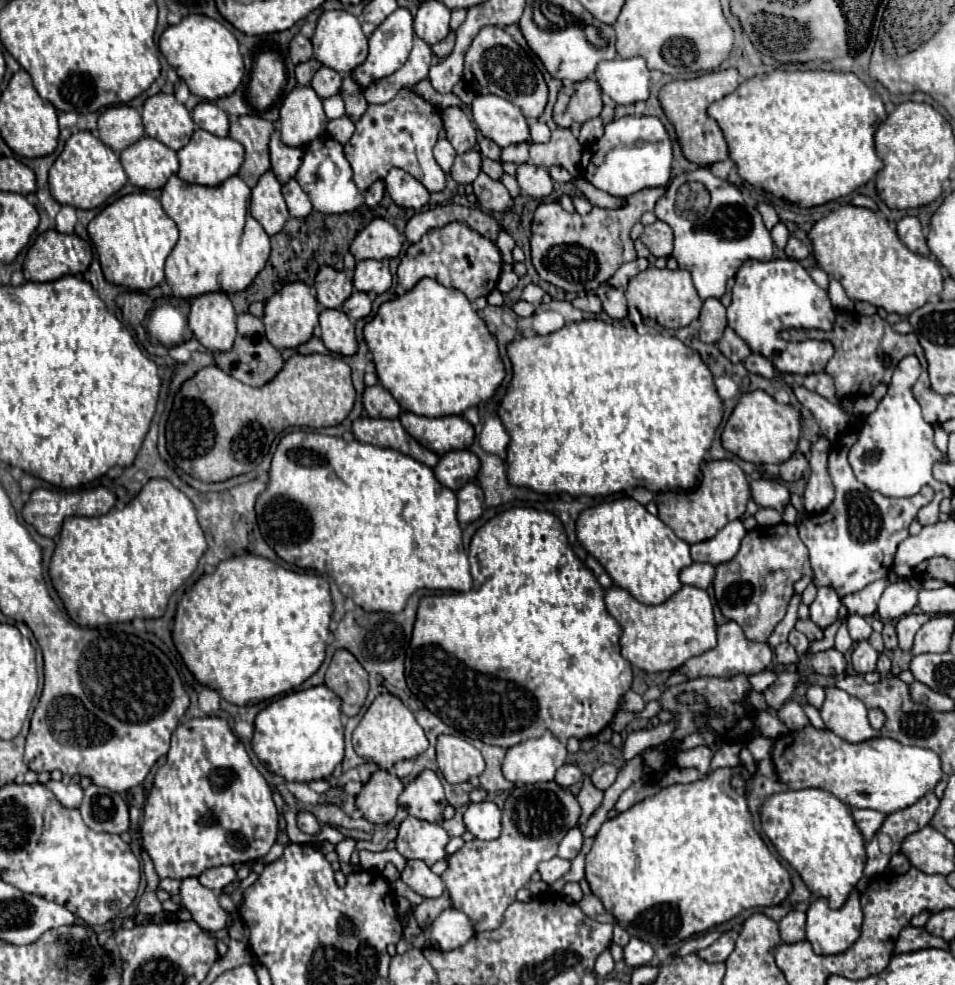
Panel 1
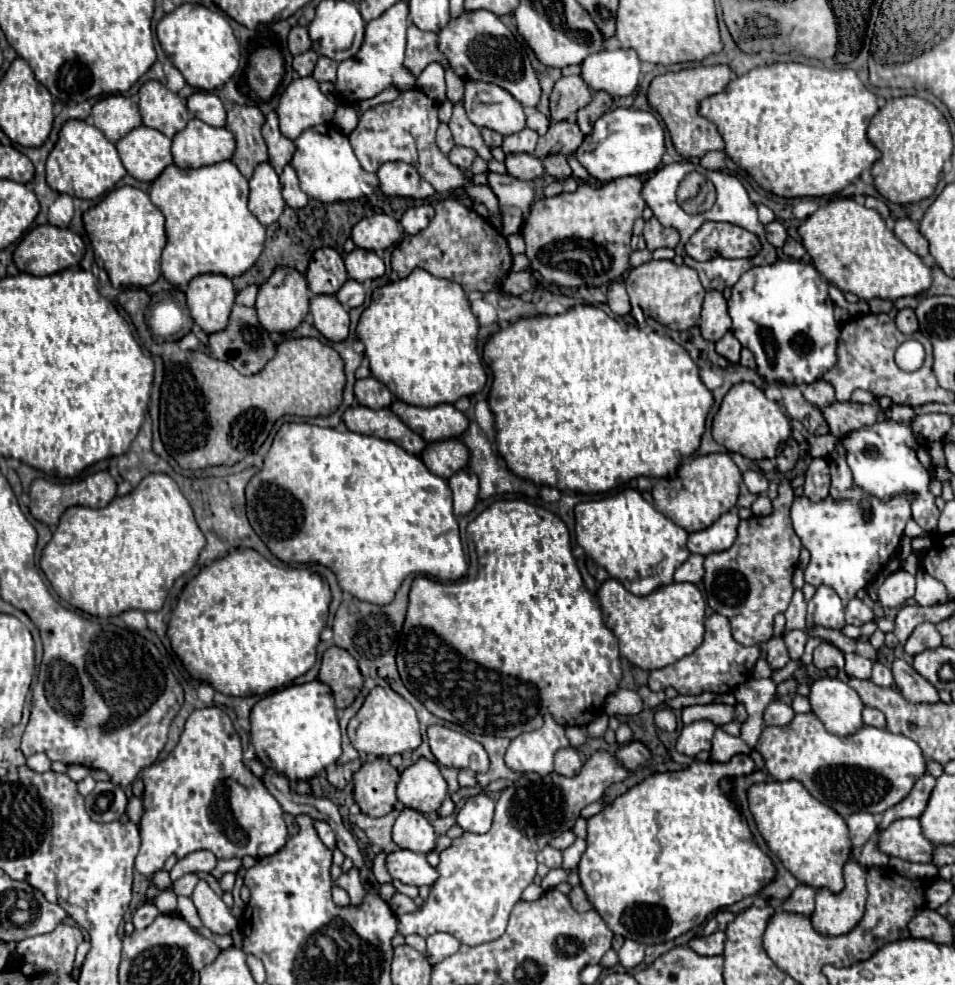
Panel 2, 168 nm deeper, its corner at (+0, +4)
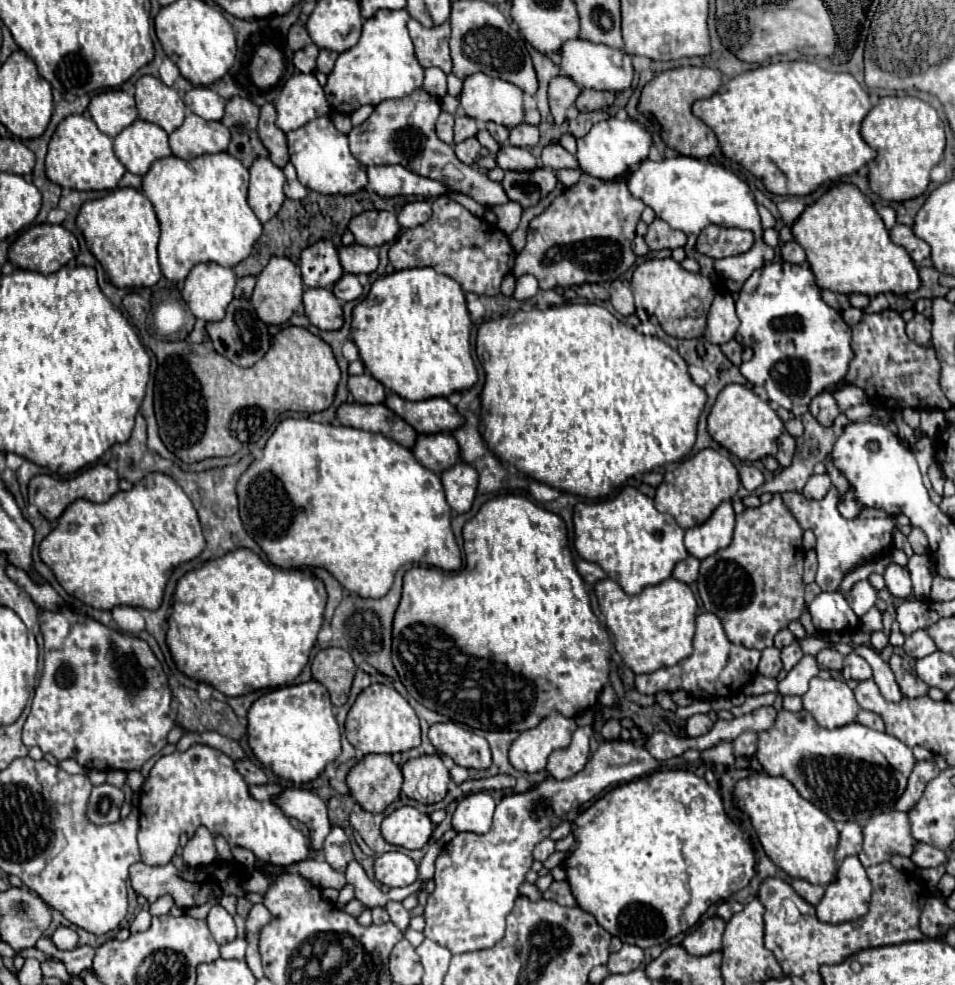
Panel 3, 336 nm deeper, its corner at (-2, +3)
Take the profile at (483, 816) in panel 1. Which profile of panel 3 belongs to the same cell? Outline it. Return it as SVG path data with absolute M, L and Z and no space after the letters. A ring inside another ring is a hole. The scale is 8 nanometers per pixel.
M472 793L458 803L452 815L452 829L456 833L470 831L482 835L490 831L492 815L494 815L494 799L488 793Z

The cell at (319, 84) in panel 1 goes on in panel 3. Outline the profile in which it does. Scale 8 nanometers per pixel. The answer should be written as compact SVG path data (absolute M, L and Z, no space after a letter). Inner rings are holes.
M322 49L322 51L320 51L320 55L318 55L318 71L322 71L322 73L326 73L326 75L328 75L328 73L332 71L332 67L334 67L336 57L338 57L338 53L336 53L336 51Z

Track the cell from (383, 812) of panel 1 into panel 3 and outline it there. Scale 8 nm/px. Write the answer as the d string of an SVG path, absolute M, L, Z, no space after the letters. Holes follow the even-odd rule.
M364 755L346 775L350 795L370 813L382 813L402 787L402 771L390 755Z

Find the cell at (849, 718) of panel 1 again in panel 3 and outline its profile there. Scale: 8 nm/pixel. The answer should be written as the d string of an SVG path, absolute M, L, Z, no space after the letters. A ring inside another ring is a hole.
M812 677L810 689L802 695L802 703L814 721L824 729L852 723L860 711L852 689L840 679Z

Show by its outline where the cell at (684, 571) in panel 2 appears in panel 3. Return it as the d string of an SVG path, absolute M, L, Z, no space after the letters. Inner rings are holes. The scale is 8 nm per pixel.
M688 555L684 561L680 561L674 571L672 571L672 577L682 581L682 583L694 583L696 577L698 577L698 567L700 567L700 561L692 555Z

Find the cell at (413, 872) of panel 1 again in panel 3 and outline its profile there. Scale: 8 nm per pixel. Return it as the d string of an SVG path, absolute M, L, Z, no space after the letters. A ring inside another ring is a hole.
M400 851L382 853L380 857L374 859L374 877L382 885L406 887L416 881L416 875L418 875L416 863Z

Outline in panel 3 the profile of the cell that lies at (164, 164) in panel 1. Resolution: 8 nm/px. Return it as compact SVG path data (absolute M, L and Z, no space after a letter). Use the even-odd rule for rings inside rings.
M136 119L116 135L114 151L122 165L136 175L144 175L154 161L172 153L168 147L168 133L156 123L142 119Z

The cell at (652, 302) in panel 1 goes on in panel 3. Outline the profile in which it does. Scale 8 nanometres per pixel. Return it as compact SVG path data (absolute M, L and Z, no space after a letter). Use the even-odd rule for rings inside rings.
M672 257L648 259L636 267L630 285L634 293L640 293L642 307L648 311L648 315L654 315L668 335L678 339L694 339L704 335L706 317L716 293L708 277L686 271Z

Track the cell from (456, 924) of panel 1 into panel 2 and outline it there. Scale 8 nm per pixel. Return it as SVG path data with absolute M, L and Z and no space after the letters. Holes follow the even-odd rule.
M436 932L428 936L426 942L428 942L428 962L430 964L440 962L440 958L452 956L460 948L460 940L448 932Z

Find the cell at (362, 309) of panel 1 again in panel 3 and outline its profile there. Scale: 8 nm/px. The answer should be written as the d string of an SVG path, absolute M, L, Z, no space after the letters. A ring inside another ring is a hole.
M344 273L344 275L334 283L332 291L334 291L334 295L336 295L338 299L342 299L342 301L354 301L354 299L358 299L358 297L362 295L362 285L360 285L360 281L358 281L356 275Z

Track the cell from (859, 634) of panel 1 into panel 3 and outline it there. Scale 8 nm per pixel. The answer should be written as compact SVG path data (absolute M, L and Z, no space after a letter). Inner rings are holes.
M866 579L864 581L858 581L850 589L850 593L846 595L846 601L850 603L850 607L854 609L854 613L858 617L862 617L876 603L876 599L878 599L878 593L876 593L876 589Z

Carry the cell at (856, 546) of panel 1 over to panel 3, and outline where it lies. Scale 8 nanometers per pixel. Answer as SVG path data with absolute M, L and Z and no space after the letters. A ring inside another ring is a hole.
M832 487L822 501L806 499L802 493L784 493L784 503L792 509L802 529L812 529L816 535L816 553L818 553L818 573L816 583L822 591L836 591L842 583L842 577L860 563L888 555L894 547L894 525L896 519L846 519L838 511L838 493Z

